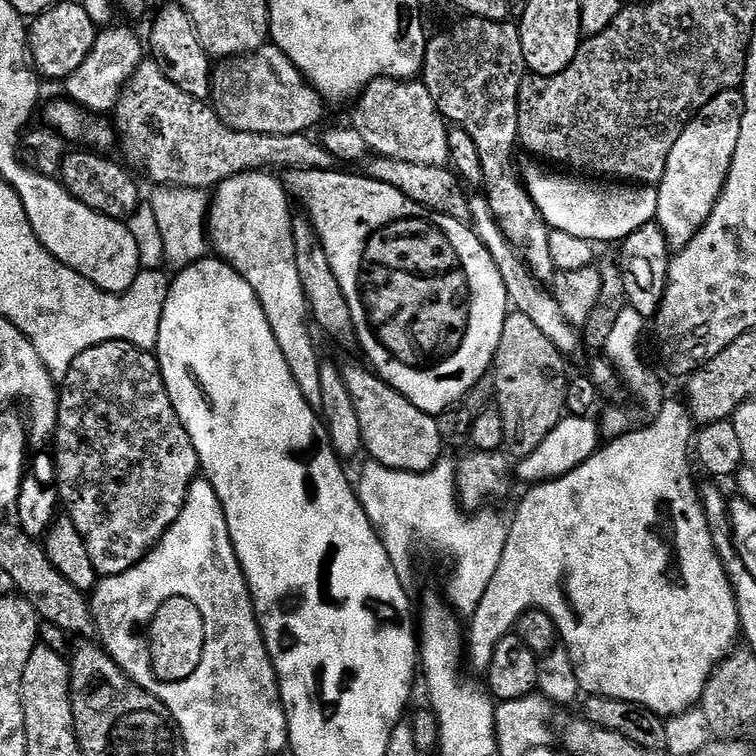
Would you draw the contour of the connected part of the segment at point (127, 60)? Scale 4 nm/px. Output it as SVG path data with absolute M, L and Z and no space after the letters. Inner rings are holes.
M108 26L97 35L92 52L82 62L81 66L66 80L67 97L75 100L81 108L92 114L108 114L115 109L120 101L120 93L128 79L138 70L138 66L146 59L145 45L128 28ZM108 112L108 113L104 113Z

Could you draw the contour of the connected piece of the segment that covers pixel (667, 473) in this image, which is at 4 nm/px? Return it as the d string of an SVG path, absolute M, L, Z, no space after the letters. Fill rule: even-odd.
M651 423L637 432L628 430L610 440L612 441L608 445L605 443L600 446L588 461L578 465L572 472L556 480L537 483L527 489L529 492L525 494L516 517L511 517L506 550L502 554L502 562L498 562L498 574L494 574L490 586L486 586L486 594L471 617L472 624L466 638L468 662L480 672L487 671L500 639L515 629L525 612L541 608L556 623L559 639L572 656L578 682L588 696L625 700L641 705L661 718L677 717L689 711L703 697L712 671L733 651L732 643L735 642L736 635L738 638L742 632L739 608L736 605L732 583L728 580L725 568L716 553L701 497L698 494L696 497L696 488L688 481L690 450L680 444L680 440L672 440L672 436L656 436L656 427Z

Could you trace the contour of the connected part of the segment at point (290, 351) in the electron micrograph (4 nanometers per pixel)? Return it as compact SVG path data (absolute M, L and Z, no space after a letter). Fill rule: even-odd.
M271 171L243 172L215 189L210 211L210 240L221 257L250 282L260 299L262 310L278 338L278 346L294 374L294 382L302 390L306 402L322 409L321 353L316 353L312 341L308 299L298 276L298 262L294 256L292 217L294 209L288 205L290 193Z

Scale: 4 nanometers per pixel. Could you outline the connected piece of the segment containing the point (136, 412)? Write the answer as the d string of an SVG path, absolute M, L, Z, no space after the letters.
M106 341L101 345L96 345L90 350L79 354L70 366L69 374L62 381L60 393L60 418L56 428L54 445L56 444L56 456L54 455L54 480L58 485L59 499L63 507L68 507L67 519L72 520L78 534L84 539L86 550L89 551L90 560L93 562L97 573L101 577L117 576L133 568L139 560L143 560L174 526L174 522L182 514L188 502L188 491L192 486L192 481L197 479L201 471L200 459L194 450L194 442L190 434L184 428L184 423L178 418L174 406L170 402L170 394L164 385L164 379L160 373L160 363L155 355L146 349L128 341Z

